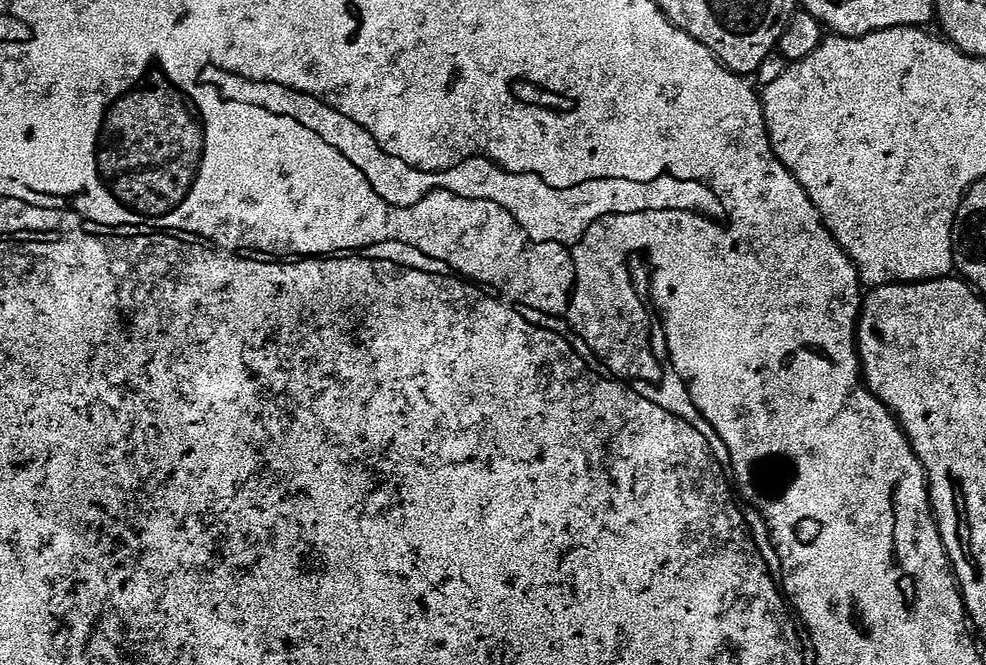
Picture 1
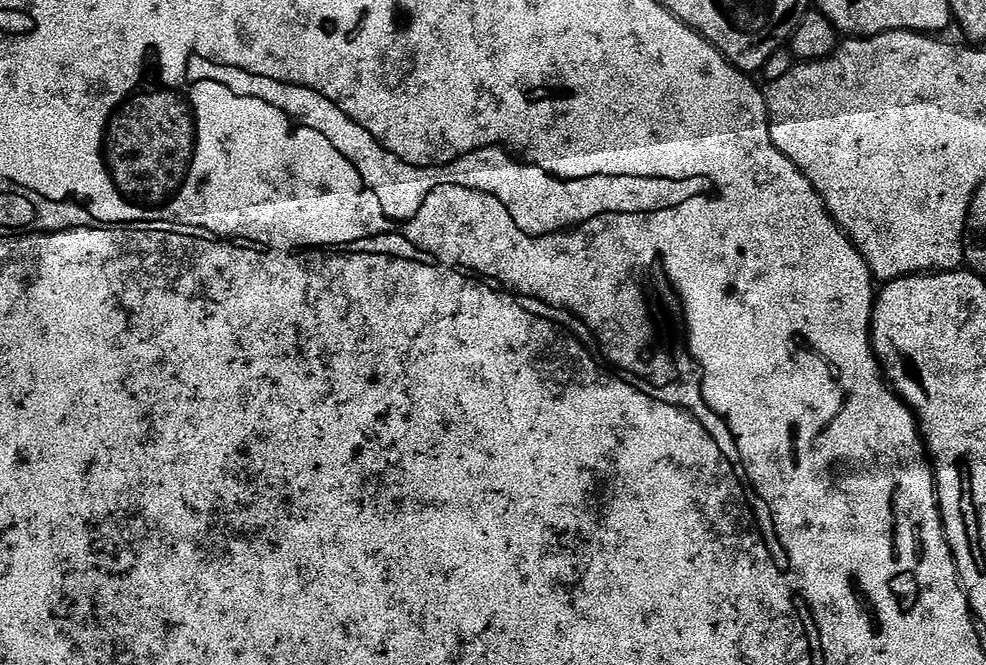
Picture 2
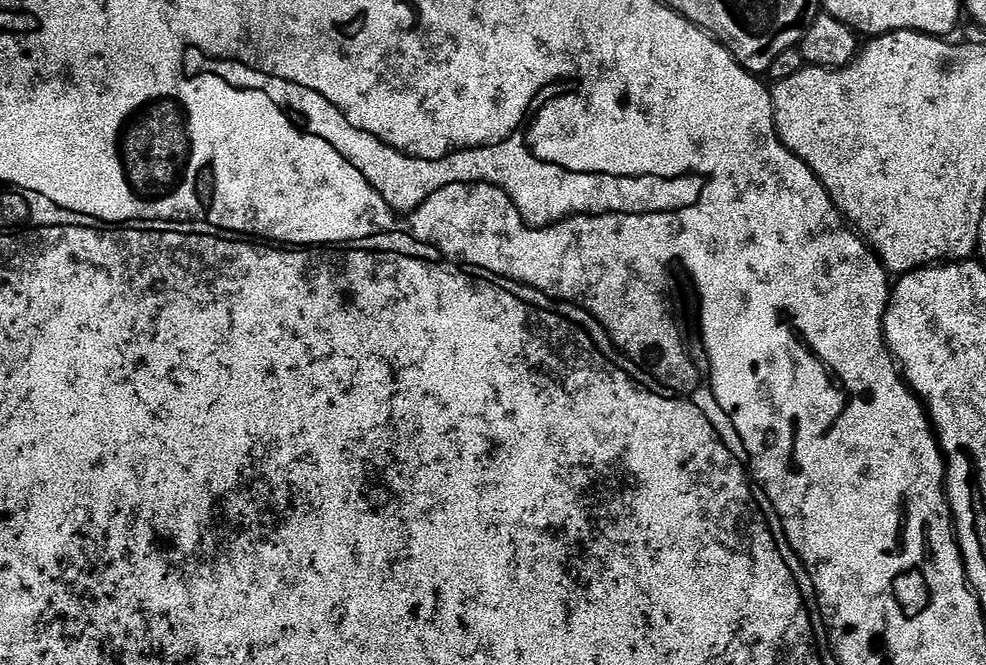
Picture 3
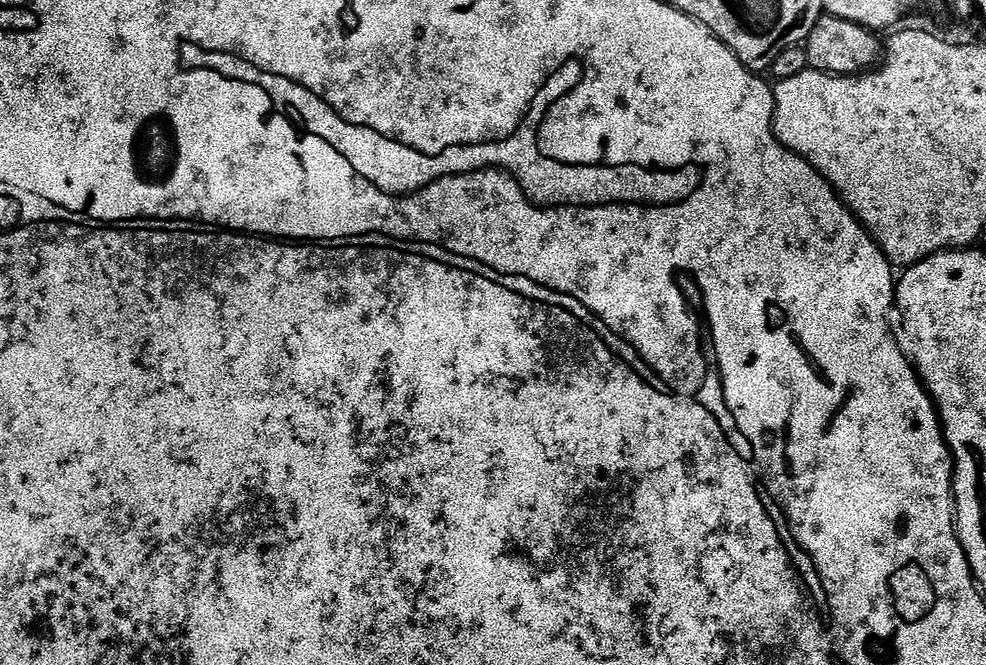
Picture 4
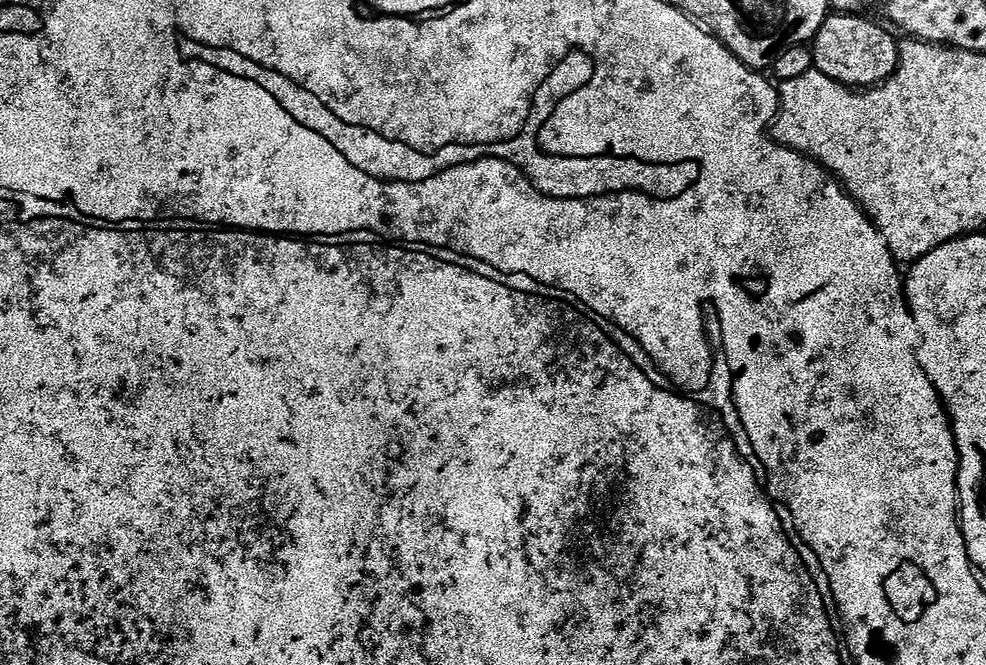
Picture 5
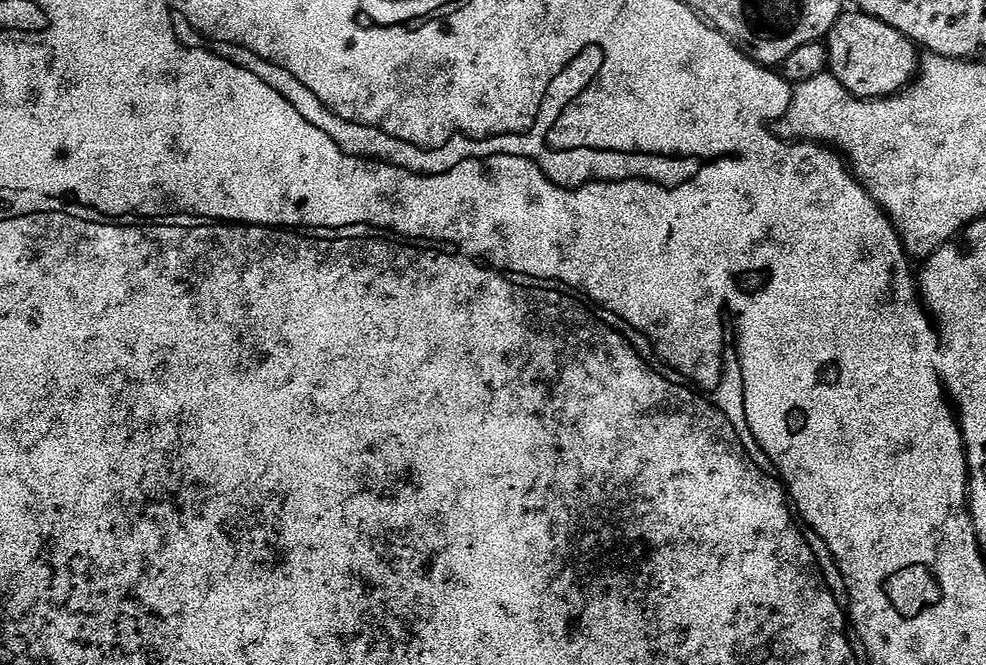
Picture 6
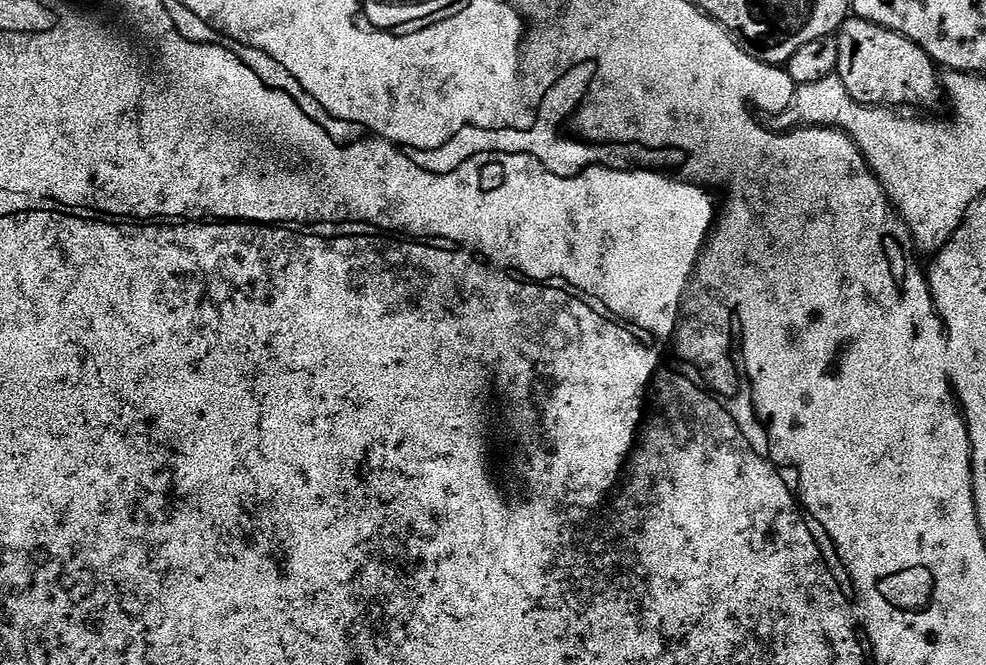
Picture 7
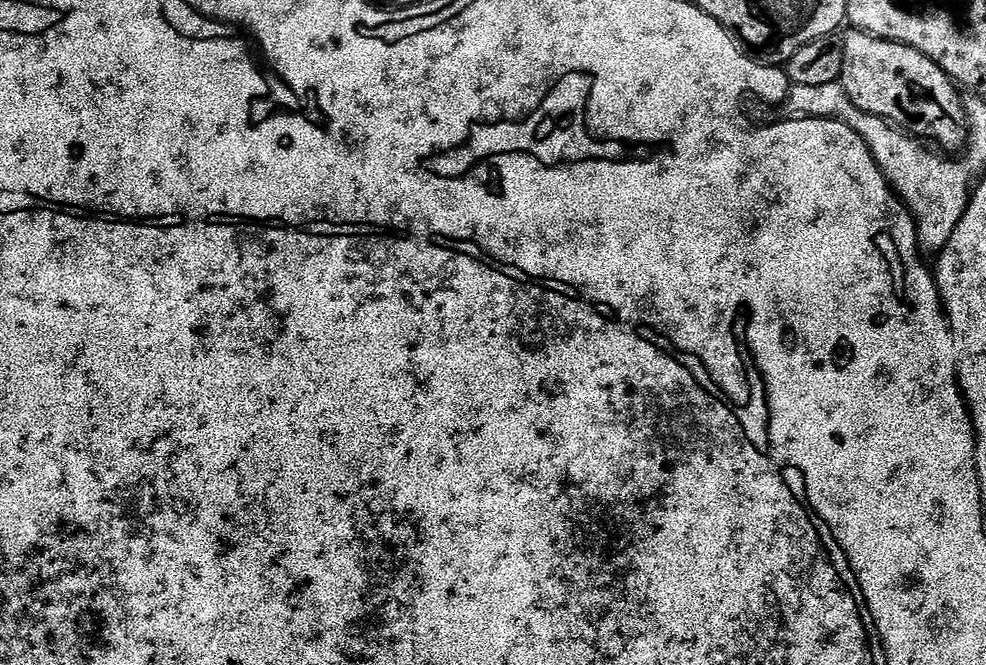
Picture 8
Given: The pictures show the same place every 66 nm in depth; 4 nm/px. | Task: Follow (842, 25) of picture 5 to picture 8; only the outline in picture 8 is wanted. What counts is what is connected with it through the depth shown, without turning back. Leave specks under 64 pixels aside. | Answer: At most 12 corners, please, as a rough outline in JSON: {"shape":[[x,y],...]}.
{"shape":[[859,30],[838,83],[945,153],[968,142],[961,89],[926,54]]}

